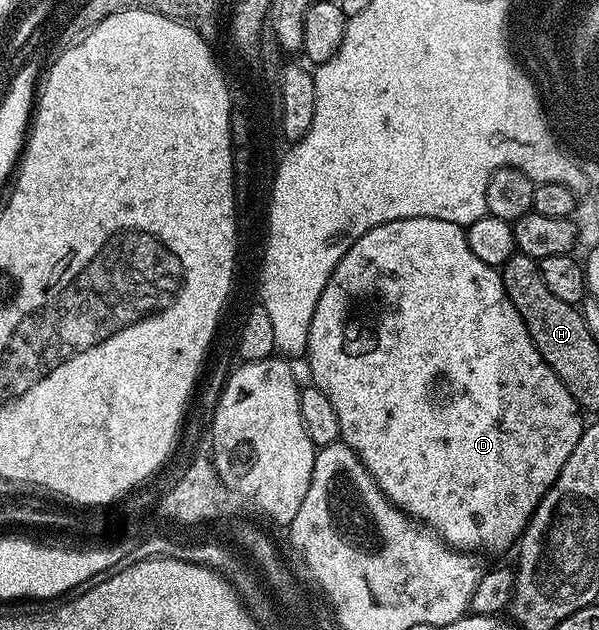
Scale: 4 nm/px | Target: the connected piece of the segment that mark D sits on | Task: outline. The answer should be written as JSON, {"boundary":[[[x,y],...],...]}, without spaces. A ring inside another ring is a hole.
{"boundary":[[[404,218],[396,222],[384,222],[365,232],[359,240],[355,240],[354,245],[348,250],[348,254],[344,254],[344,258],[340,258],[340,262],[332,270],[332,274],[316,302],[316,314],[312,314],[312,326],[308,330],[308,346],[306,347],[304,363],[310,367],[310,376],[314,379],[311,380],[313,387],[324,390],[328,402],[332,402],[332,406],[336,410],[336,418],[340,418],[341,443],[348,445],[361,458],[364,466],[373,474],[374,481],[380,486],[382,493],[400,511],[406,513],[411,520],[430,528],[445,544],[449,544],[451,548],[457,548],[459,552],[483,554],[482,552],[506,552],[509,548],[511,551],[522,539],[522,532],[526,528],[526,523],[532,518],[532,514],[544,498],[544,494],[548,494],[552,482],[556,482],[556,478],[560,478],[560,470],[564,470],[564,462],[568,462],[568,454],[572,454],[572,450],[576,450],[576,442],[580,442],[582,437],[583,409],[578,407],[576,398],[572,398],[572,394],[568,394],[564,382],[560,382],[560,378],[556,378],[556,374],[550,369],[548,362],[544,362],[544,358],[540,358],[540,350],[536,350],[520,314],[516,314],[516,306],[512,306],[512,302],[504,290],[501,271],[480,262],[480,258],[476,258],[476,254],[472,254],[472,246],[468,246],[466,228],[463,225],[440,222],[440,218]]]}

